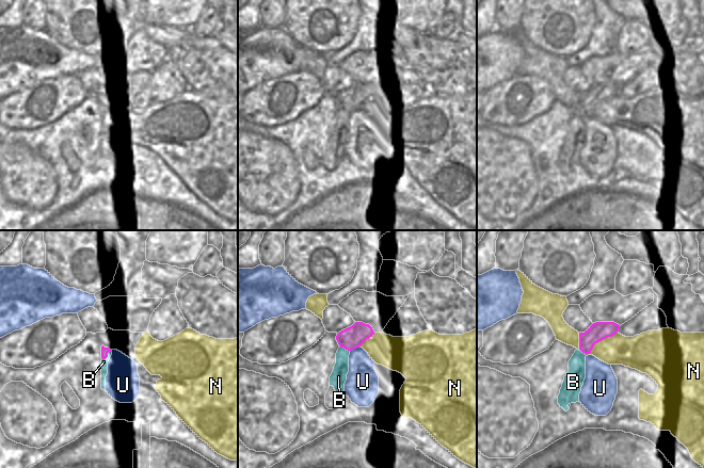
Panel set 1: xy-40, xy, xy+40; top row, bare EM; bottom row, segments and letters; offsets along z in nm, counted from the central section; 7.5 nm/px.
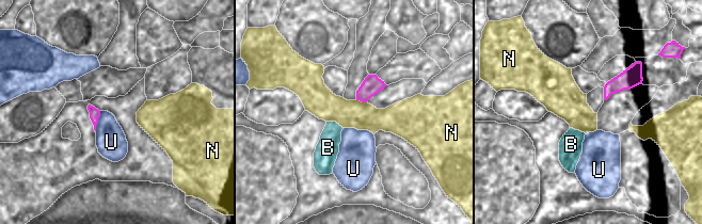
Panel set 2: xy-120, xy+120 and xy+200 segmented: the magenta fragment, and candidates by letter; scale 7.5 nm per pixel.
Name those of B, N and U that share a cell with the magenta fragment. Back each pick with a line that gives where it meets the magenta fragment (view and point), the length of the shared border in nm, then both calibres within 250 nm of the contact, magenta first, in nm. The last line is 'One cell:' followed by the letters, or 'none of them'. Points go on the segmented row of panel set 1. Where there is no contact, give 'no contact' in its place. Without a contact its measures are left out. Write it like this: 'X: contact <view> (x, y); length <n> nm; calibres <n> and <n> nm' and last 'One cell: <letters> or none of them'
One cell: none of them

